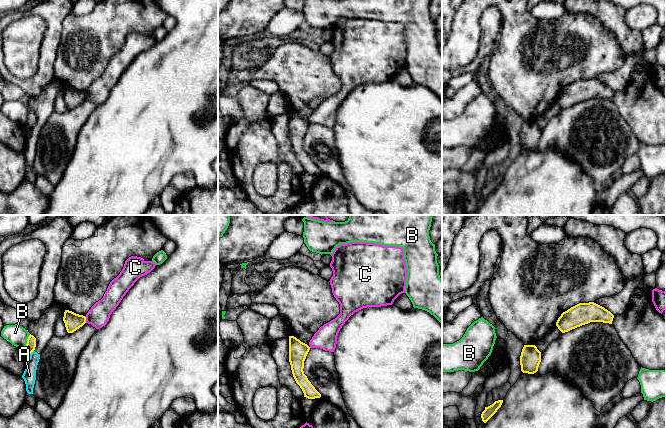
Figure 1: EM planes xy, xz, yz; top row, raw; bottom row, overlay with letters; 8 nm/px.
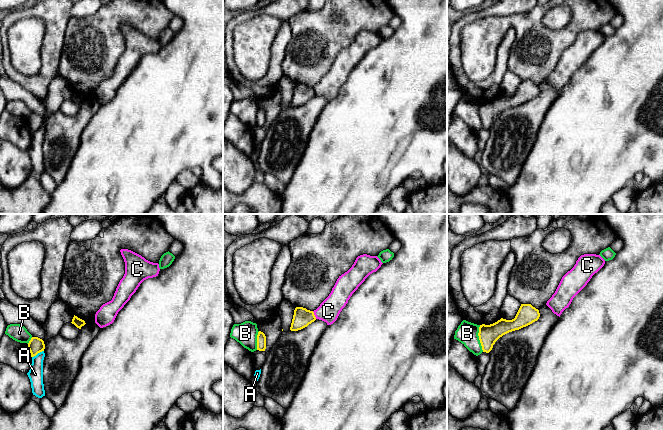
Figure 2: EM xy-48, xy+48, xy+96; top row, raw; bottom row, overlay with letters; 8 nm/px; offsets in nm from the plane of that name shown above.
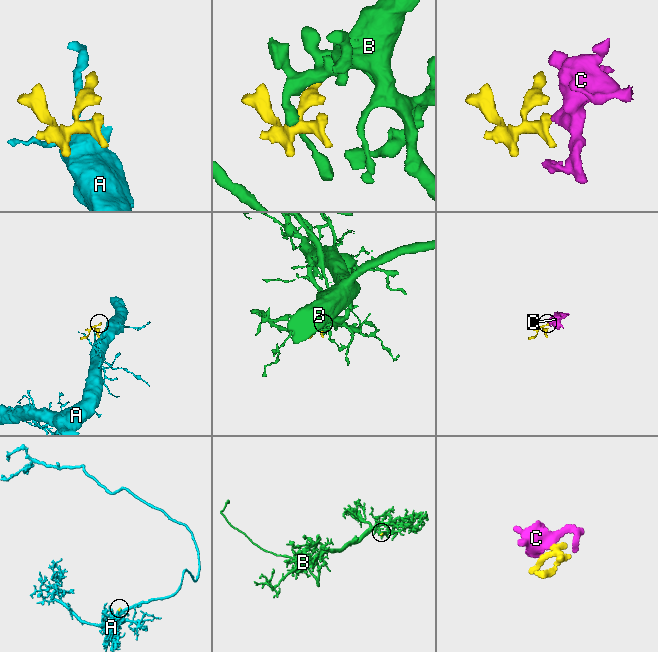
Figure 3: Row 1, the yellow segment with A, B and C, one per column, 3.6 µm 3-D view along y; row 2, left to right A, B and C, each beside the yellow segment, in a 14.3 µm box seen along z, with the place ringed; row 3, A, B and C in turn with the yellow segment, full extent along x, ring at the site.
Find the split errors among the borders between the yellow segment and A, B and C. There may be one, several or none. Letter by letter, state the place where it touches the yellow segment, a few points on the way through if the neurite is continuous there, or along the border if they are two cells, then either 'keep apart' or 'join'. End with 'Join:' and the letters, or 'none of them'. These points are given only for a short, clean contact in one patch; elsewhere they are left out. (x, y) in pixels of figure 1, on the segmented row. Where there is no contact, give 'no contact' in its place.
A: meets yellow in xy at (32, 351); border along xy (33, 350), (30, 354); keep apart
B: meets yellow in xy at (27, 342); border along xy (30, 334), (24, 349); keep apart
C: meets yellow in xy at (85, 319); border along xy (84, 316), (86, 322); keep apart
Join: none of them

